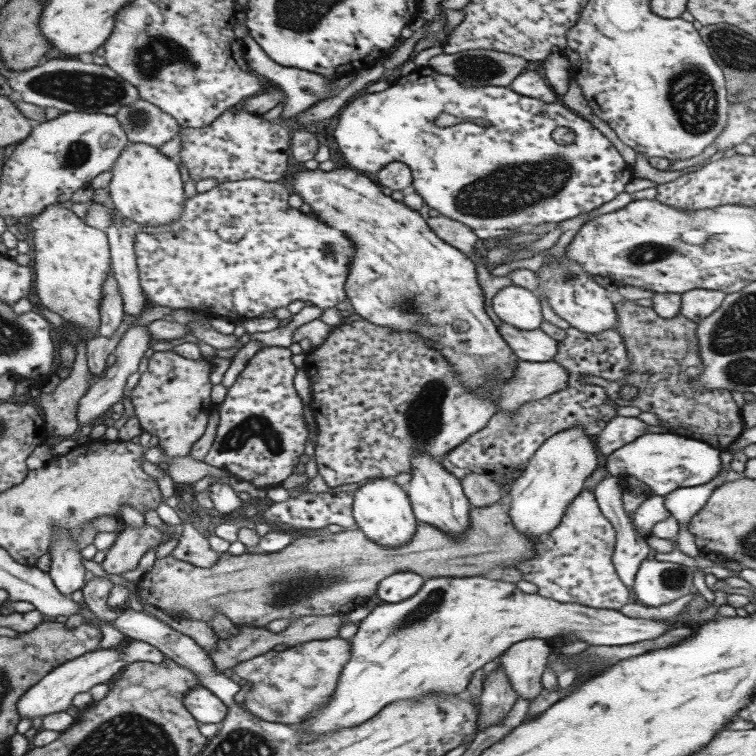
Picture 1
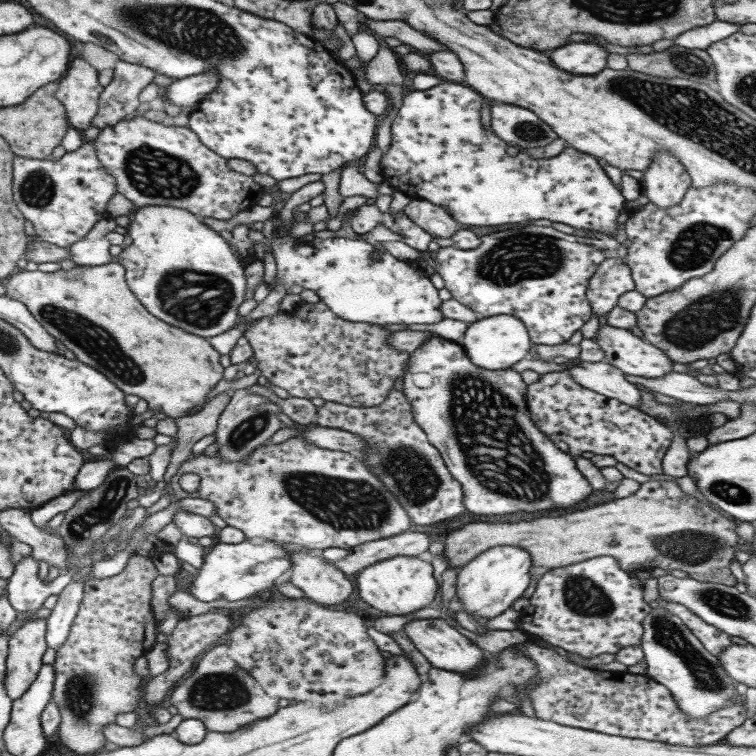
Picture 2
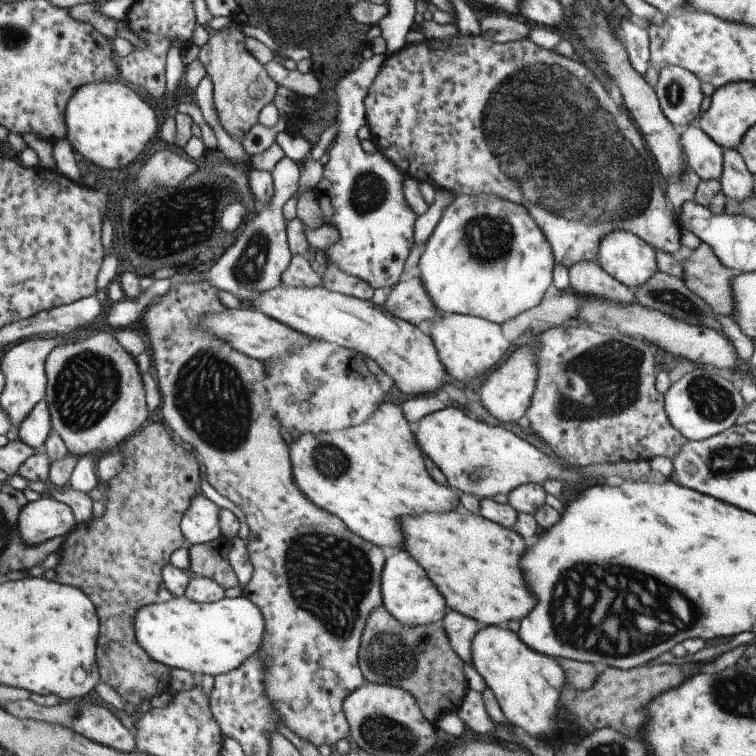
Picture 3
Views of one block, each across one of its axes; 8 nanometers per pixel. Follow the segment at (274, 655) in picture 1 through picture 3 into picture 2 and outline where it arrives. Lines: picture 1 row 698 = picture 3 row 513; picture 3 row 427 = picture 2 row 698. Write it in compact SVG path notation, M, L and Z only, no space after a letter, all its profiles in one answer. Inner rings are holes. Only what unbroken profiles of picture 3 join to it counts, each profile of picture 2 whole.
M227 644L205 652L189 674L173 686L167 699L183 720L199 720L209 732L233 732L245 724L272 716L281 705L227 656Z

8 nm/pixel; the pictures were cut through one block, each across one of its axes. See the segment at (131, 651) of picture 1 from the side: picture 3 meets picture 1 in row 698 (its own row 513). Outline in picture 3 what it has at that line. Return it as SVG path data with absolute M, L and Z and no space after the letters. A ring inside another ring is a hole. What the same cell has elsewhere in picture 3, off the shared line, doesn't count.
M42 495L21 508L17 523L21 542L25 546L35 546L49 538L67 535L73 526L73 519L69 506Z

